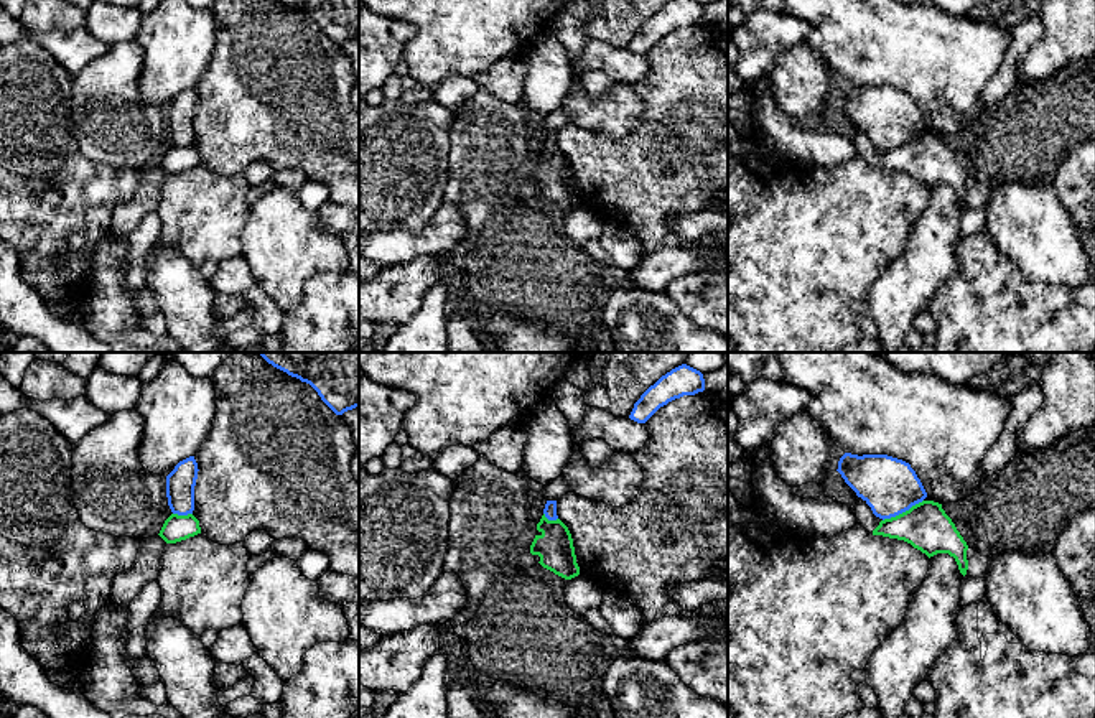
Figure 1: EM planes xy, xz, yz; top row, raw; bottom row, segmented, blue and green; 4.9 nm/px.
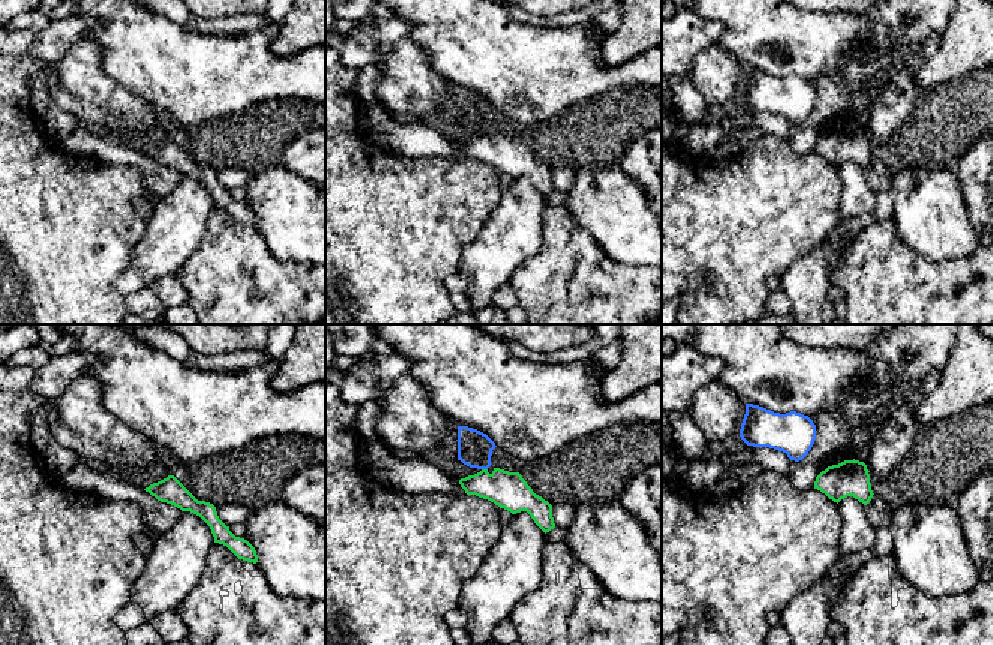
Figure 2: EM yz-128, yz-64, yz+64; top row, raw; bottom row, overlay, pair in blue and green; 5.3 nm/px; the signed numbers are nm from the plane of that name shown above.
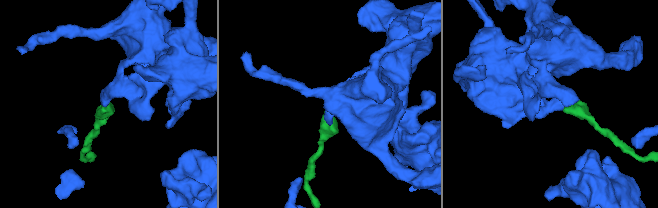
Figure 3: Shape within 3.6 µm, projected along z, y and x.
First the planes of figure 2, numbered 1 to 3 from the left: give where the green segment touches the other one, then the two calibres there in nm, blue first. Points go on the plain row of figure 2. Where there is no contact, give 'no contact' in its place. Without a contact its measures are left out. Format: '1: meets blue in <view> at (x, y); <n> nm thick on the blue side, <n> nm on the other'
1: no contact
2: meets blue in yz-64 at (485, 132); 190 nm thick on the blue side, 200 nm on the other
3: no contact

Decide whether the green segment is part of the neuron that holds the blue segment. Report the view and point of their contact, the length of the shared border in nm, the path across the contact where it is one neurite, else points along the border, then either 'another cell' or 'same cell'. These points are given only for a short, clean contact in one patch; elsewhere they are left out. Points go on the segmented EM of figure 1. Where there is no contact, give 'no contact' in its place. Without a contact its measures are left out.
contact yz (903, 511); length 220 nm; border yz (922, 499), (883, 521); another cell

